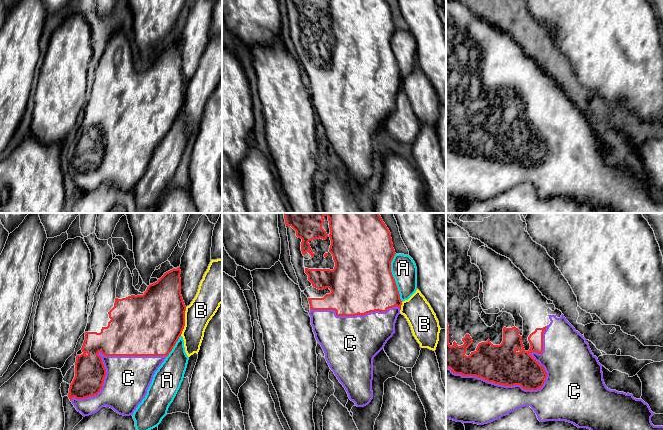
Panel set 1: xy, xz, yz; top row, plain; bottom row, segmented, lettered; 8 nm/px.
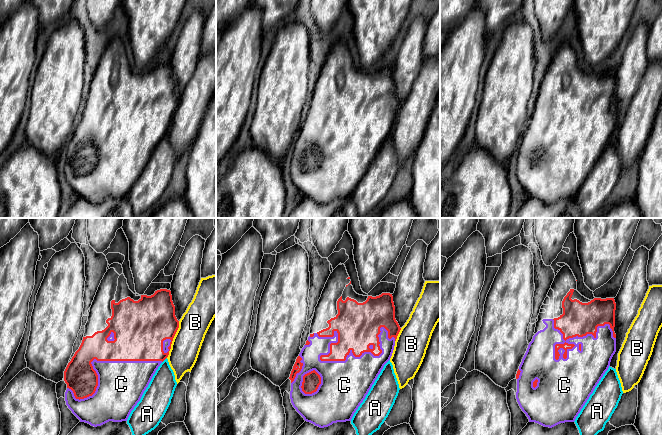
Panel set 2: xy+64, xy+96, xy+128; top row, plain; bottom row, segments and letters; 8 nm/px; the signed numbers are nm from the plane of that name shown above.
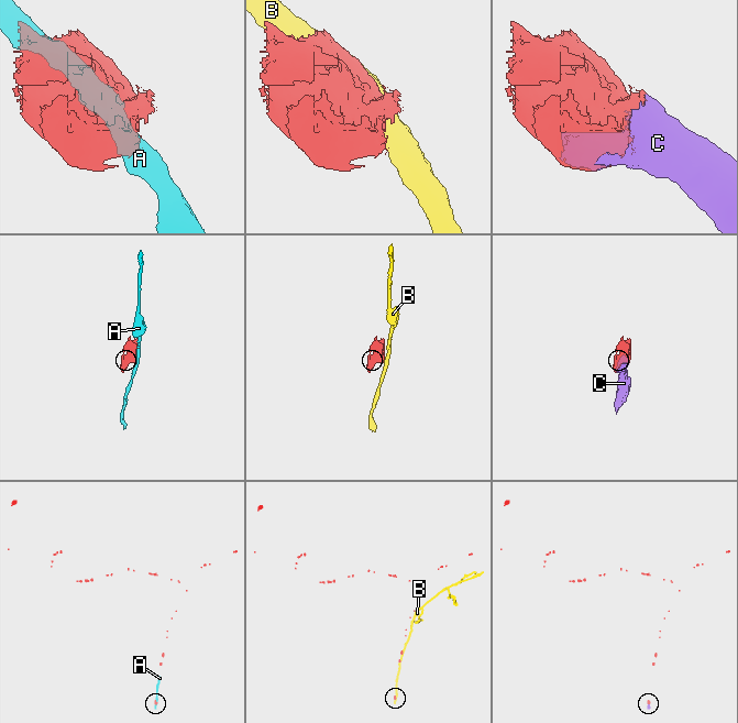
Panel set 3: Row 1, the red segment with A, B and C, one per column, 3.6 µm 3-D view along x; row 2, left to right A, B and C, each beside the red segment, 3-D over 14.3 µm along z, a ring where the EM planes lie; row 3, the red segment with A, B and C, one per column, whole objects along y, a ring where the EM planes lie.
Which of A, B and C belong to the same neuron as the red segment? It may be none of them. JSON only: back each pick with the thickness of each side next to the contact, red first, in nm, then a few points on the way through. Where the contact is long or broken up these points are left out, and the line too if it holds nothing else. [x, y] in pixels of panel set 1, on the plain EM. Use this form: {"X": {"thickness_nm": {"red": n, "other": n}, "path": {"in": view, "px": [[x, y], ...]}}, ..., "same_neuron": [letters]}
{"C": {"thickness_nm": {"red": 300, "other": 320}}, "same_neuron": ["C"]}

